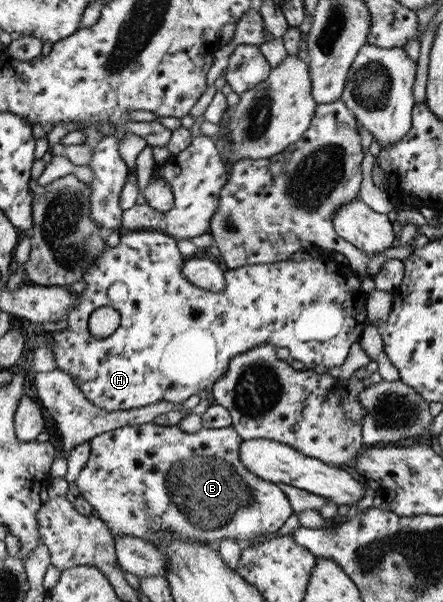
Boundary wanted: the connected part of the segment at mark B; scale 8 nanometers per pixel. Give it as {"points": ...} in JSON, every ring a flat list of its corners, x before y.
{"points":[[151,422,108,430,88,441,87,461,74,483,80,496,92,506,93,514,106,524,113,539,117,535,140,538,157,550,161,550,162,540,169,535,217,545,221,538,232,538,237,542,275,533,293,514,288,498,275,483,251,474,239,463,238,446,242,438,231,426,201,427,197,432,187,434,177,425]]}

